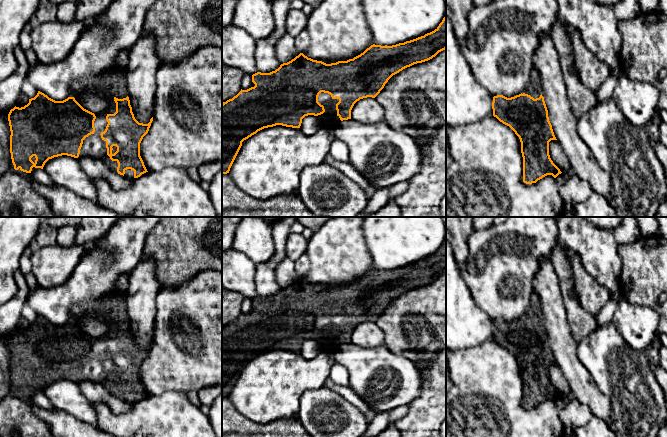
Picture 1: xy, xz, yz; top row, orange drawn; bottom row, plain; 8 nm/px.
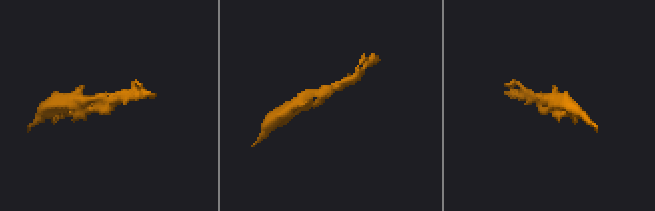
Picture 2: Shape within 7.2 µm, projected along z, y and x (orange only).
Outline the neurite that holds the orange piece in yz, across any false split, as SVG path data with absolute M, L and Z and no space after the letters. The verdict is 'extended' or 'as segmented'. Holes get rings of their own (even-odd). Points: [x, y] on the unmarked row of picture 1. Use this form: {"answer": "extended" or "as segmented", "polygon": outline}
{"answer": "extended", "polygon": "M535 292L531 296L530 308L523 318L521 317L511 322L503 319L494 320L492 333L493 340L503 348L509 350L520 363L524 407L536 407L547 399L552 399L556 402L562 397L553 387L549 379L549 366L557 363L549 345L540 299Z"}

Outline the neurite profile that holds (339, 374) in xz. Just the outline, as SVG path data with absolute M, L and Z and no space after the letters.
M337 362L334 363L330 370L329 379L336 385L345 387L350 385L348 369Z

